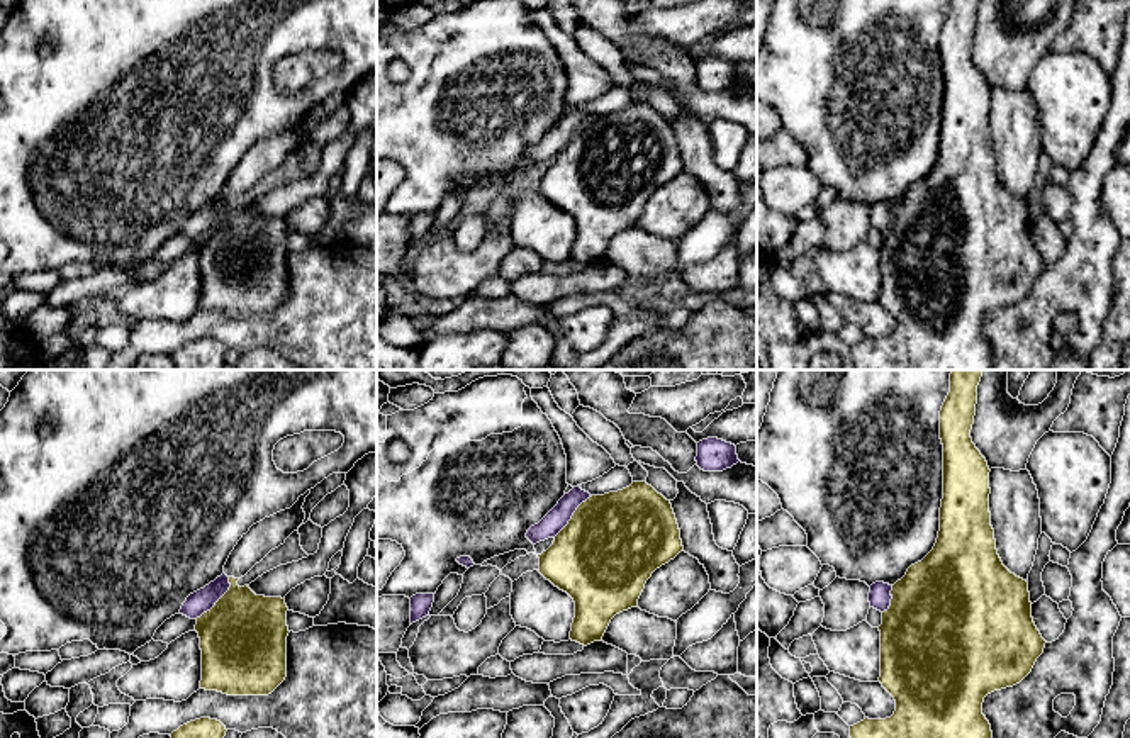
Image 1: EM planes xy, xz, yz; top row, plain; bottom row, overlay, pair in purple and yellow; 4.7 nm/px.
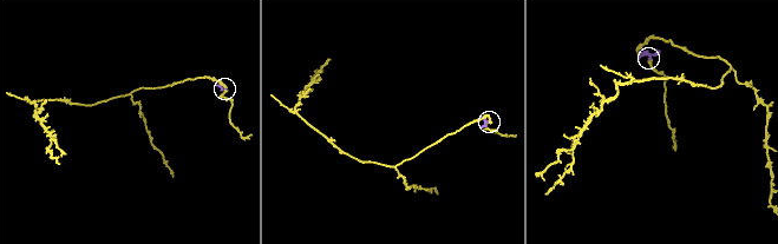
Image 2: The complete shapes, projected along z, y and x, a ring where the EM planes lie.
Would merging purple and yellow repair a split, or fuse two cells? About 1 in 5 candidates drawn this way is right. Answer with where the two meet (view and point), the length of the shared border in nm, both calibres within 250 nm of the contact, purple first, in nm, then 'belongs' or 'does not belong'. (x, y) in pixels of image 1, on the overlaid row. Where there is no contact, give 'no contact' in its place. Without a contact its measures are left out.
xy (218, 599) | 260 nm | 110/420 nm | does not belong

